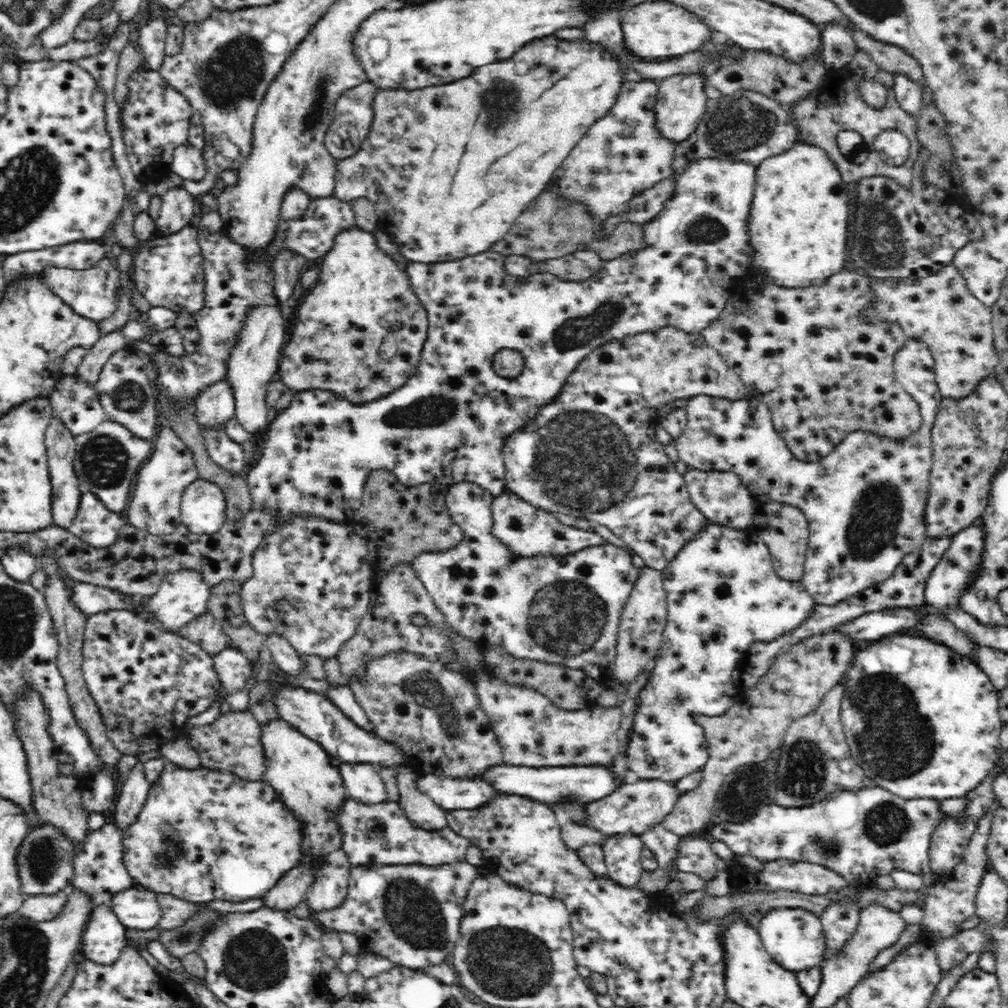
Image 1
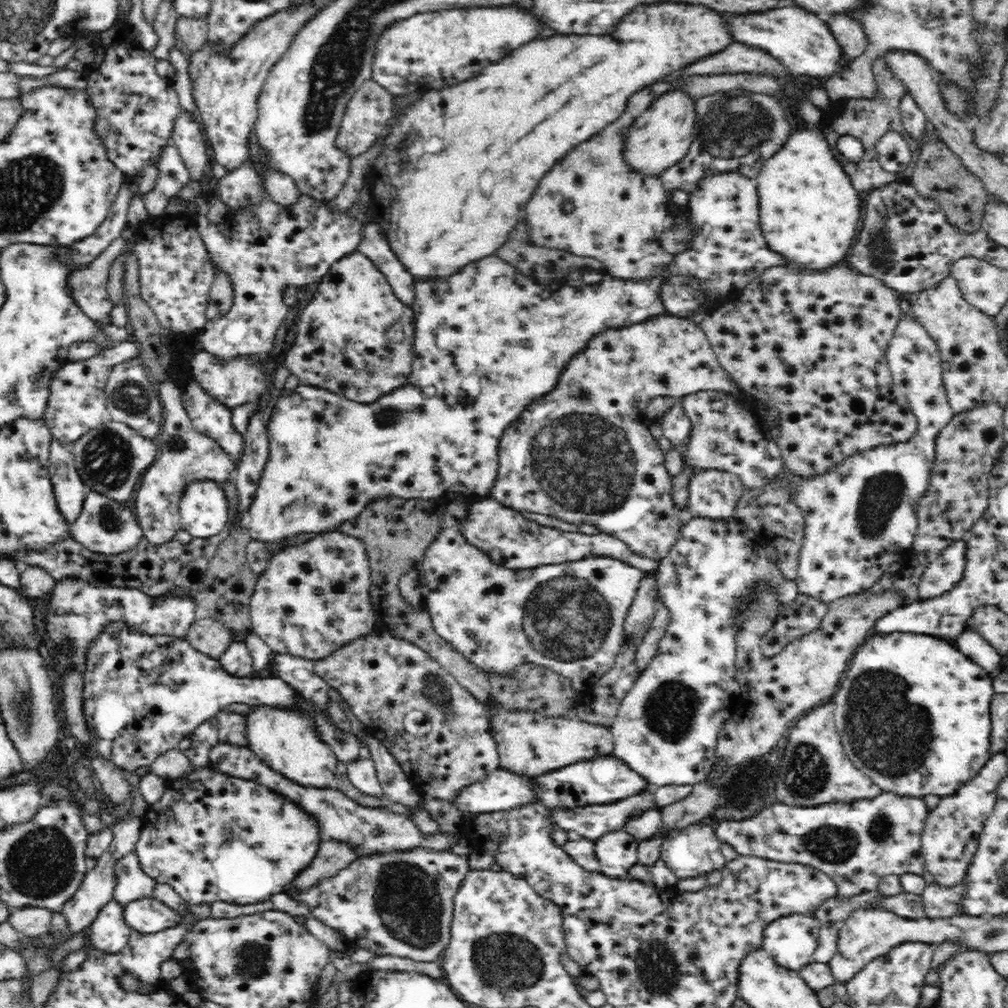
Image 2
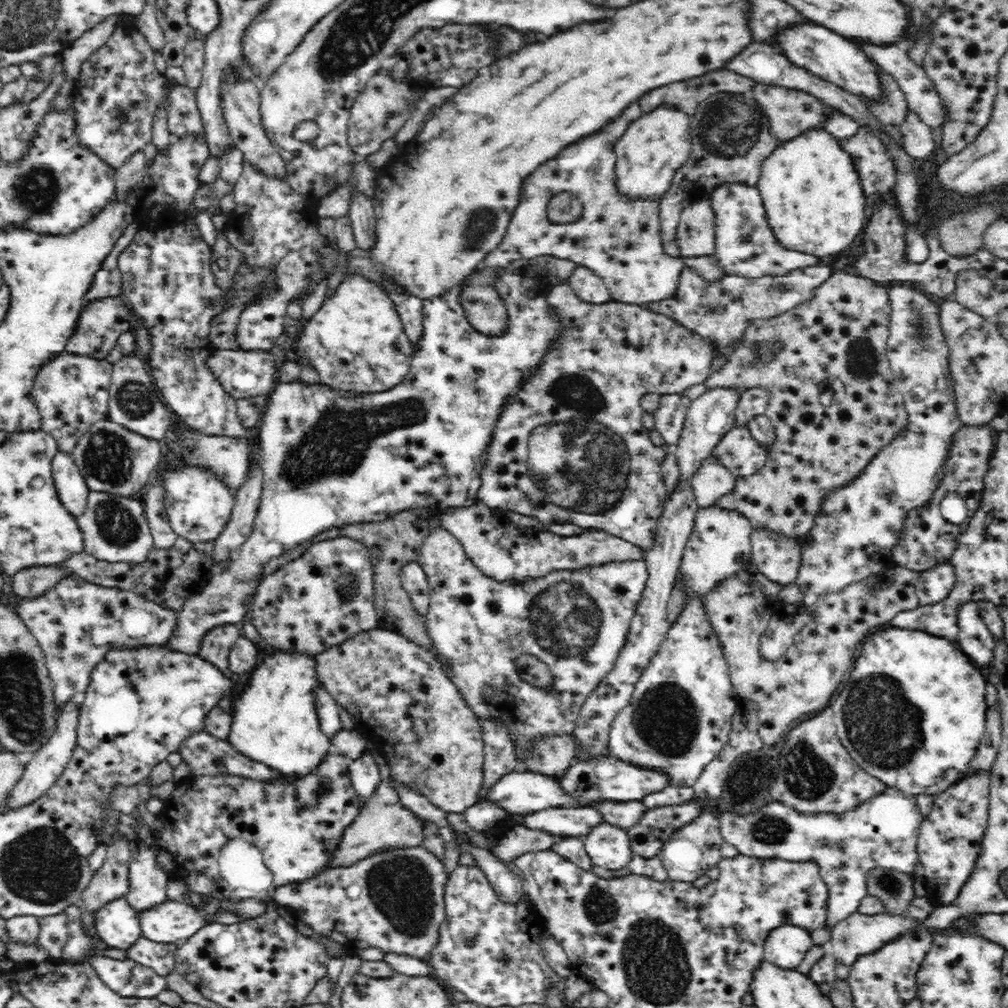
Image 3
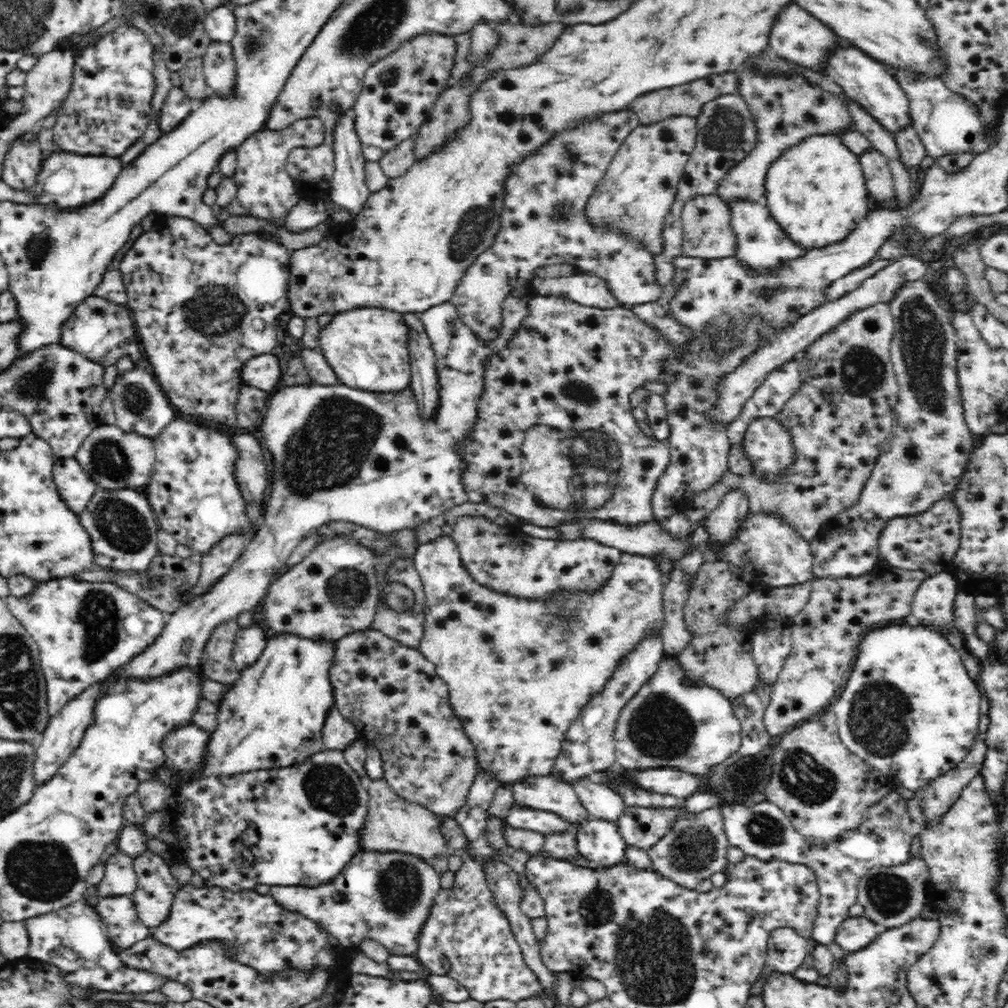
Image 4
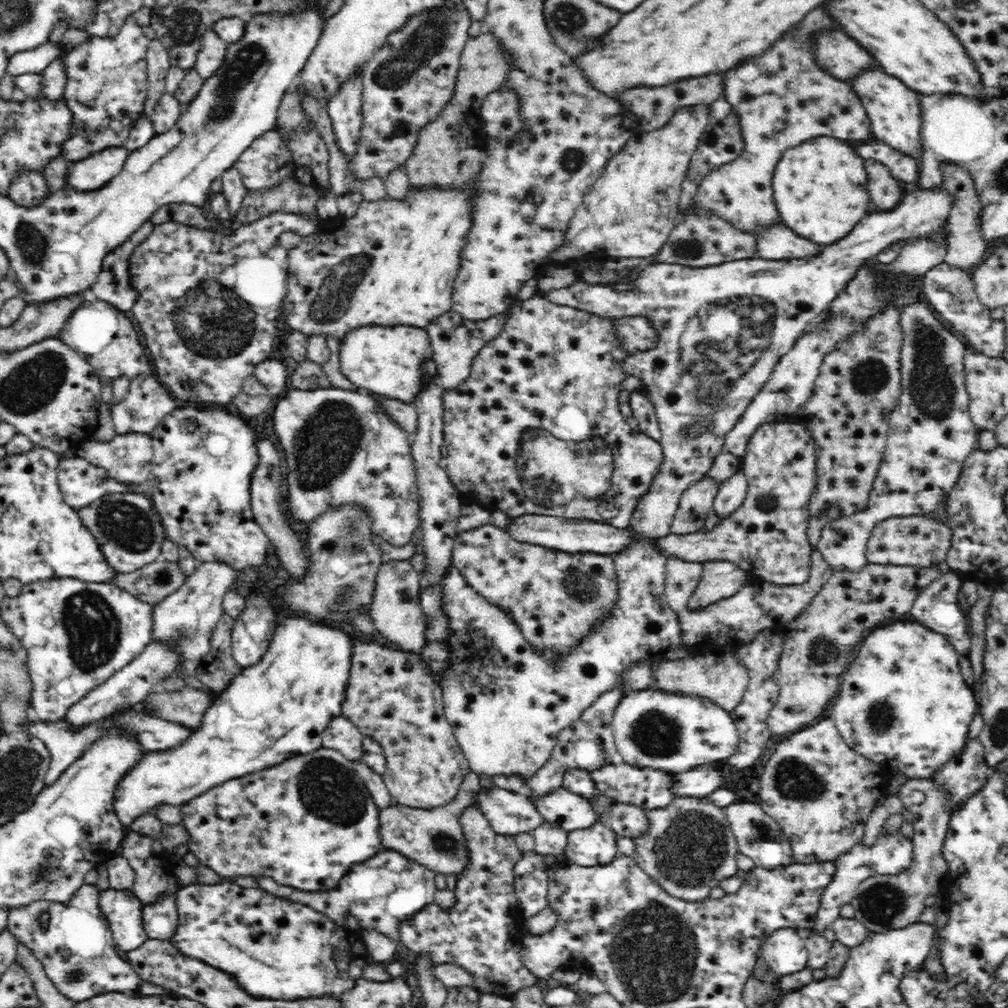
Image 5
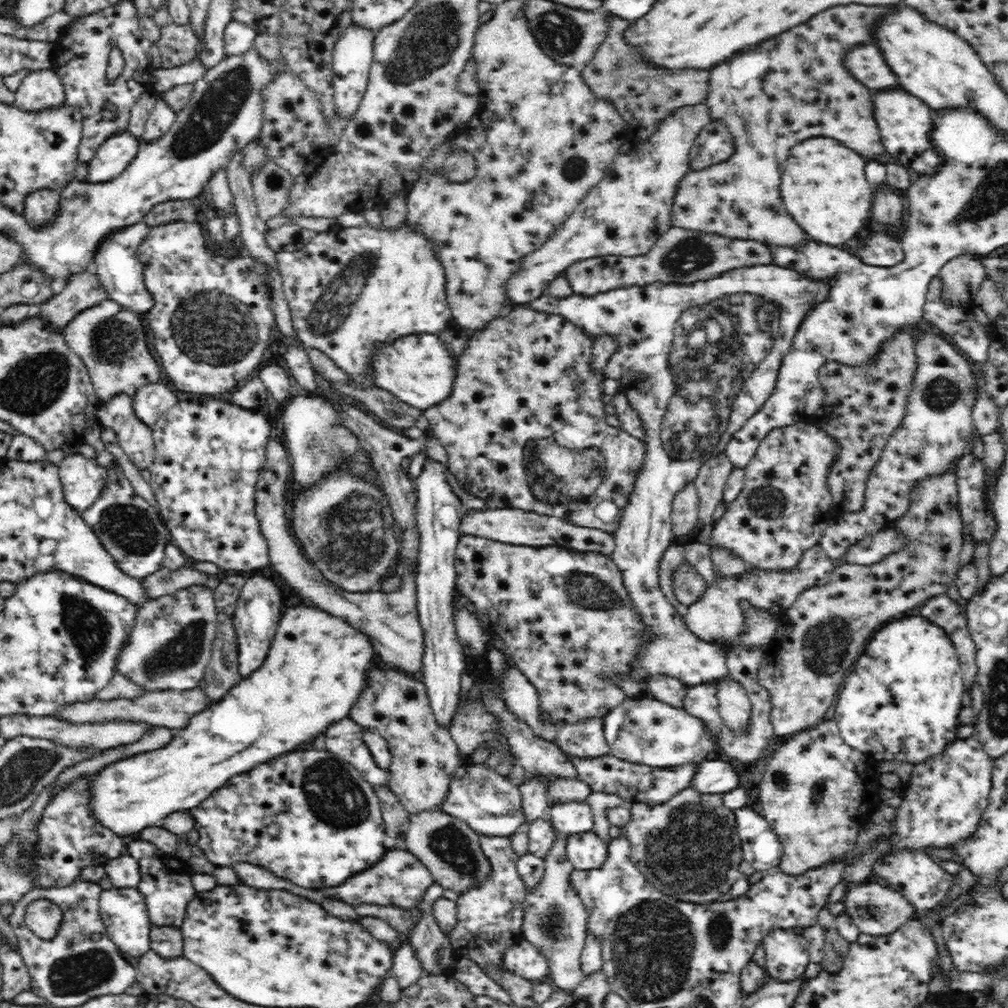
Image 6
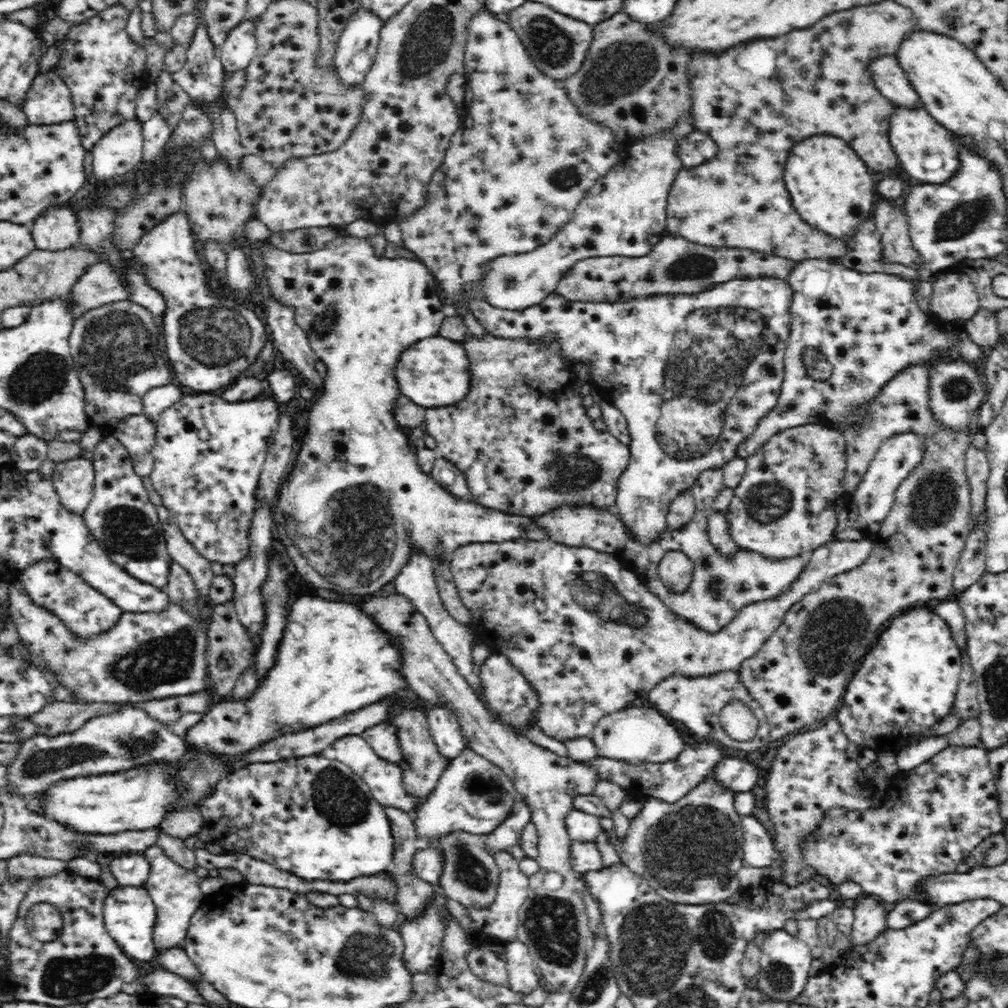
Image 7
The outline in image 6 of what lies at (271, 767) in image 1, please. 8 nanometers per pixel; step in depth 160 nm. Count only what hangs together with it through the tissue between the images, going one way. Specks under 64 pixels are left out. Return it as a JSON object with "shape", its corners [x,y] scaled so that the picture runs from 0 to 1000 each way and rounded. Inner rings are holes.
{"shape":[[[298,600],[286,603],[256,665],[240,673],[217,695],[210,696],[200,706],[190,710],[187,720],[172,723],[172,732],[163,741],[119,753],[94,768],[91,807],[113,826],[127,829],[159,817],[161,812],[172,806],[194,802],[232,770],[304,742],[329,717],[345,711],[348,698],[363,681],[363,673],[359,679],[359,663],[365,665],[374,654],[375,650],[365,634],[339,614],[314,602]]]}

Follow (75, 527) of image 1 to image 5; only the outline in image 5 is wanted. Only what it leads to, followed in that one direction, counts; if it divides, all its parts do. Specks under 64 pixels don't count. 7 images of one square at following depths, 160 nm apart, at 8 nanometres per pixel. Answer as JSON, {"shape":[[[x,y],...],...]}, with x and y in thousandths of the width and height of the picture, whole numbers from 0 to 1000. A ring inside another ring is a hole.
{"shape":[[[123,488],[103,489],[87,502],[77,506],[82,521],[91,529],[105,561],[113,567],[129,568],[158,556],[163,525],[147,491]]]}

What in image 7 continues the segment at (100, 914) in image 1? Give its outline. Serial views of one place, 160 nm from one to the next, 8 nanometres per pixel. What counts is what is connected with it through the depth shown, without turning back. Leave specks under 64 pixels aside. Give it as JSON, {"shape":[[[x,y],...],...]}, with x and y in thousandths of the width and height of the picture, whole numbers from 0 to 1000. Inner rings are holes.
{"shape":[[[119,880],[109,882],[102,893],[102,914],[107,927],[117,936],[119,942],[134,952],[150,955],[154,950],[152,921],[155,900],[147,884],[141,880]]]}

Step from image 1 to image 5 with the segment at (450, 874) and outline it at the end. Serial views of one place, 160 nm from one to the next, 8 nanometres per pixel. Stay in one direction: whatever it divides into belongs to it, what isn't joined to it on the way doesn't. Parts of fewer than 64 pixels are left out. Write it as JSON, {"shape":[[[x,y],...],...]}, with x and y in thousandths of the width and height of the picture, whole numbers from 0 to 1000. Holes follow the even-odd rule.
{"shape":[[[378,843],[369,851],[351,857],[333,881],[317,885],[300,885],[295,881],[280,879],[269,871],[254,871],[258,882],[272,889],[301,897],[324,909],[337,924],[345,923],[345,913],[350,911],[360,923],[370,923],[399,938],[397,917],[417,905],[424,897],[431,896],[434,884],[433,866],[391,843]]]}

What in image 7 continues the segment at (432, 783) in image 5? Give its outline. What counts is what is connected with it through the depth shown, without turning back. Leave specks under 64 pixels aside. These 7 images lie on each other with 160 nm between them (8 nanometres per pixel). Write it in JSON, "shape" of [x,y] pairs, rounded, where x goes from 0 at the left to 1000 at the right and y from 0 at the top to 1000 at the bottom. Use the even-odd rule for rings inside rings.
{"shape":[[[408,686],[405,687],[405,689],[399,689],[399,688],[402,687],[385,688],[376,695],[386,696],[386,700],[394,702],[394,705],[383,711],[380,716],[392,722],[392,732],[395,733],[396,746],[398,746],[394,759],[398,764],[399,782],[406,792],[410,792],[412,808],[414,803],[423,796],[423,792],[433,784],[447,754],[435,743],[435,738],[427,727],[423,706],[417,702],[415,690]]]}

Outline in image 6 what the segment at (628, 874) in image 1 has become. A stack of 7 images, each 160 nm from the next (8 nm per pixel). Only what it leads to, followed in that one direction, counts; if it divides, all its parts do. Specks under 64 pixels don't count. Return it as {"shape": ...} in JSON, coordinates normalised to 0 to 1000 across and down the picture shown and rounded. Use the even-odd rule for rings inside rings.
{"shape":[[[588,823],[560,829],[563,852],[570,862],[595,861],[604,847],[604,837]]]}

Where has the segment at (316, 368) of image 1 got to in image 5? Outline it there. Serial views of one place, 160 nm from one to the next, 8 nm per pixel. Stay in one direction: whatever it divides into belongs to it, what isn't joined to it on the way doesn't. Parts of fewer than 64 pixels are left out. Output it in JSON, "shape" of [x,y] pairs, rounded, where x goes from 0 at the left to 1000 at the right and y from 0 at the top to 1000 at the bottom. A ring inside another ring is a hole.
{"shape":[[[363,320],[348,326],[336,337],[335,355],[339,371],[356,387],[407,400],[418,382],[416,361],[429,354],[427,334],[424,333],[422,325],[397,320]]]}

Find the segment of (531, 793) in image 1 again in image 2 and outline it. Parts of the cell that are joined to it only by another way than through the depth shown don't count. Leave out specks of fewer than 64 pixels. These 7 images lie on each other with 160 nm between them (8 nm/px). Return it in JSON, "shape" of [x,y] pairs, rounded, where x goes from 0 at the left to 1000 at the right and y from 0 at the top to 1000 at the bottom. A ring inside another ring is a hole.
{"shape":[[[608,748],[605,750],[591,750],[583,755],[564,758],[563,760],[536,767],[525,771],[527,786],[533,796],[547,803],[582,801],[586,798],[601,798],[605,795],[615,794],[627,787],[636,785],[644,780],[642,776],[630,768]]]}

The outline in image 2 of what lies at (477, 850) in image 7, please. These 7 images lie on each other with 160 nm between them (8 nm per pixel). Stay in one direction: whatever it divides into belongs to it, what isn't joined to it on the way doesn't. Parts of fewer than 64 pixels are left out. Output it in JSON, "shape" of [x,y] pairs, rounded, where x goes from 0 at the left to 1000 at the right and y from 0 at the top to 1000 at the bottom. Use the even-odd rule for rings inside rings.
{"shape":[[[319,832],[312,851],[282,881],[288,891],[302,883],[315,879],[326,870],[333,869],[336,863],[343,861],[354,849],[342,837],[329,832]]]}

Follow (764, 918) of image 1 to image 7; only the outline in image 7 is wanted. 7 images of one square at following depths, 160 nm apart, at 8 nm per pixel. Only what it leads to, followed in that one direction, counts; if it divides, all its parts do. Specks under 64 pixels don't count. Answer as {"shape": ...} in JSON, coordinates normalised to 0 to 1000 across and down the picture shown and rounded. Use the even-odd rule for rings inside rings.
{"shape":[[[774,922],[761,926],[754,941],[754,964],[747,977],[754,979],[756,983],[760,983],[760,987],[768,991],[786,994],[787,990],[796,984],[800,973],[804,970],[802,962],[807,950],[802,938],[793,929],[786,929],[779,922]]]}

